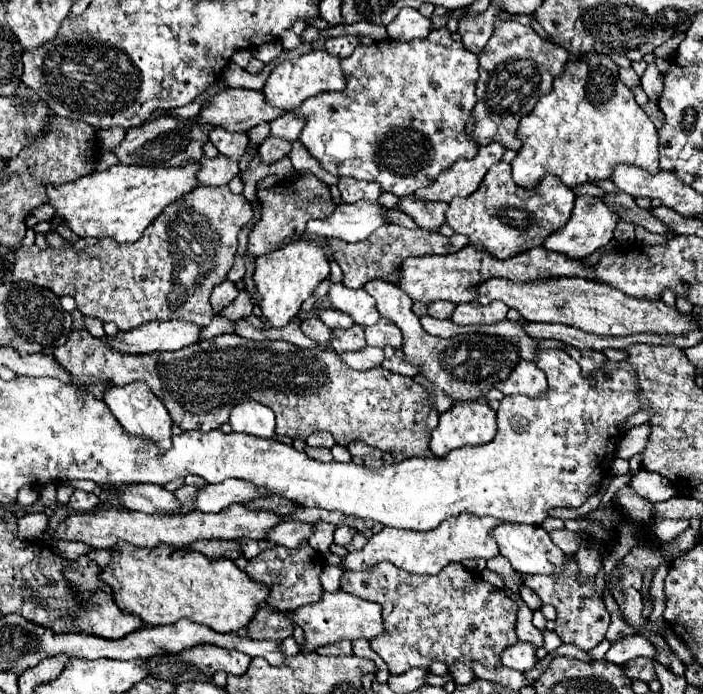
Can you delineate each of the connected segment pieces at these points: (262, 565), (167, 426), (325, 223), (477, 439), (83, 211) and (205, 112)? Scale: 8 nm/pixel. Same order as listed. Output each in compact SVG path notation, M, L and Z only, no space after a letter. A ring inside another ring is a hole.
M305 541L301 543L297 549L287 549L287 547L271 547L263 553L259 553L257 557L249 559L245 573L271 587L271 595L267 597L267 603L271 607L275 607L277 611L295 611L301 605L311 605L317 603L323 595L323 587L321 587L321 571L323 571L323 555L313 551L313 547Z
M127 383L123 387L115 387L115 385L107 387L103 401L111 409L115 419L123 425L125 431L129 431L131 435L141 435L145 439L151 439L161 449L171 447L171 425L173 425L173 421L165 409L165 405L153 395L153 391L149 391L149 387L145 383Z
M357 201L353 205L341 203L335 211L319 221L307 223L307 233L317 237L335 237L347 243L357 243L367 239L375 229L387 221L381 215L381 205L369 201Z
M459 401L449 411L439 415L439 425L431 435L431 451L435 457L445 457L453 449L485 445L495 437L495 411L485 401Z
M189 161L185 167L177 169L157 169L119 163L115 167L95 171L87 177L59 187L49 185L47 197L57 211L55 215L63 217L69 229L79 237L111 237L119 243L133 243L143 235L143 231L157 219L157 215L161 215L161 211L169 203L175 203L199 185L199 169L199 161Z
M225 89L213 99L207 107L201 109L199 121L221 125L229 131L249 131L263 121L273 121L285 111L267 103L263 91L253 89Z

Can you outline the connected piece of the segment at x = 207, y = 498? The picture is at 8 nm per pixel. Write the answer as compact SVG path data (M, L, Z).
M227 479L217 485L205 485L197 491L197 499L193 499L193 507L197 511L217 513L233 503L247 503L251 499L261 497L263 491L257 491L251 483L245 483L241 479Z

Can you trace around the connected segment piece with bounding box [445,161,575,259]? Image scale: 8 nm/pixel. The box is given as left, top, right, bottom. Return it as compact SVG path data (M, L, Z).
M499 161L487 171L479 189L465 199L453 199L445 215L455 233L467 235L471 245L489 251L497 259L509 259L521 251L541 247L547 235L565 227L573 201L575 193L555 175L545 175L535 189L525 191L511 181L511 165Z

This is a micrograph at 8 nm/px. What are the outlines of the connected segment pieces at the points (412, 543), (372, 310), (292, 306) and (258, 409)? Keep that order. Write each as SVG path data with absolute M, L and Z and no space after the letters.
M457 515L445 519L437 529L431 531L395 531L385 527L383 531L375 533L361 551L349 551L341 559L343 571L369 571L369 567L389 561L395 567L417 573L417 575L437 575L445 565L451 561L465 561L465 559L491 559L499 553L497 543L491 539L491 527L499 525L501 521L493 517L471 517L471 515Z
M331 283L327 297L333 309L351 315L359 325L373 325L381 317L375 307L375 299L365 289L347 289L341 283Z
M293 241L273 253L255 259L253 281L259 299L253 297L251 301L261 309L263 317L269 321L271 327L281 329L299 313L301 305L311 297L315 287L327 277L329 277L329 261L325 257L325 251L307 241Z
M243 401L235 405L231 409L229 423L237 433L249 433L267 439L275 437L275 413L257 401Z

